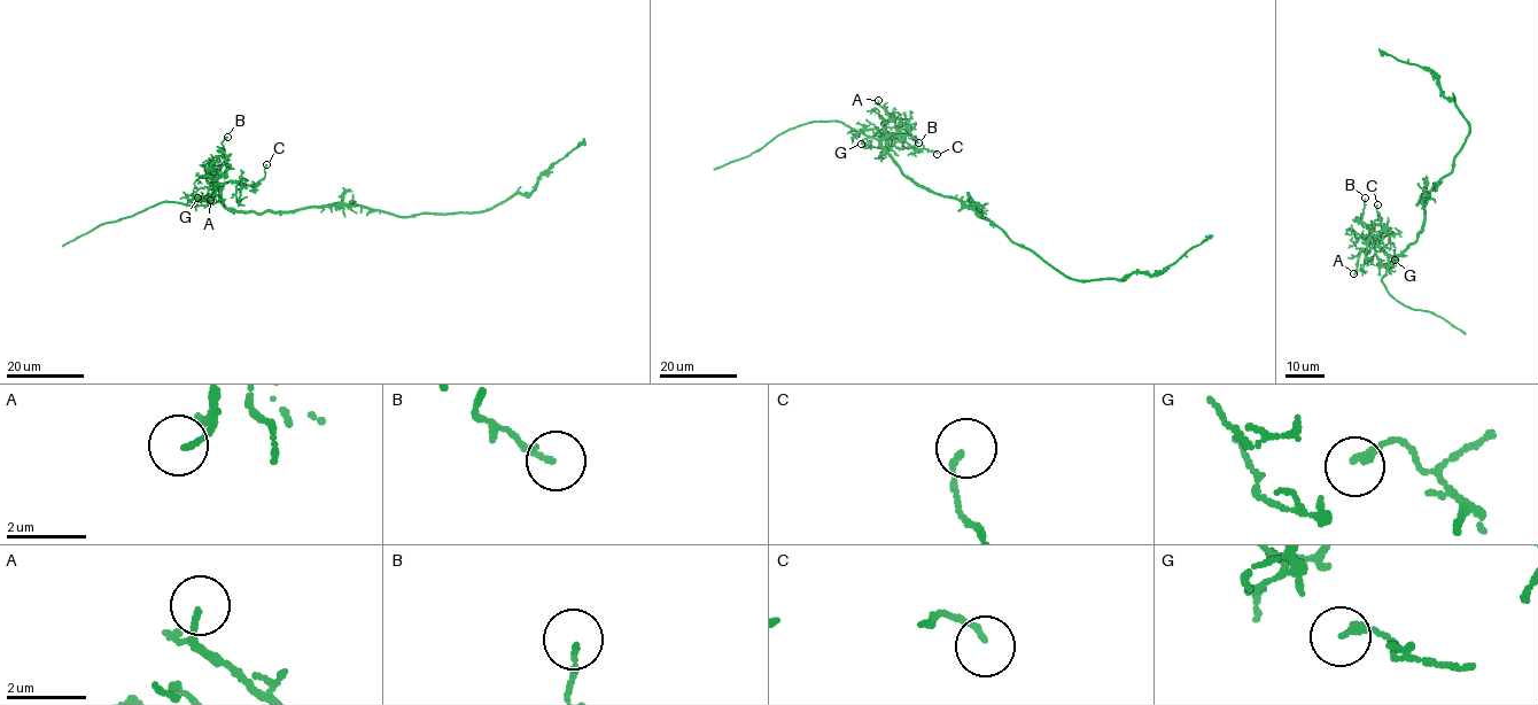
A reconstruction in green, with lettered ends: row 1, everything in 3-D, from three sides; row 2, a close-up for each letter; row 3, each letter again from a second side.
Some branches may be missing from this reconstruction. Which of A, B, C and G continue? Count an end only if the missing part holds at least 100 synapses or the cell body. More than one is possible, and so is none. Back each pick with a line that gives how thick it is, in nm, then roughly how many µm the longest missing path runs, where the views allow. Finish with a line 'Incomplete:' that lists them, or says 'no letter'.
Incomplete: no letter

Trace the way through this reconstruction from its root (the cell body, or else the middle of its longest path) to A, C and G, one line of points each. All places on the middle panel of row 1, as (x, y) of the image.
A: (961, 202), (932, 193), (902, 172), (880, 144), (888, 116), (878, 100)
C: (961, 202), (919, 186), (902, 172), (880, 142), (890, 136), (900, 136), (914, 147), (937, 154)
G: (961, 202), (919, 186), (902, 172), (876, 139), (868, 138), (867, 145), (861, 144)

